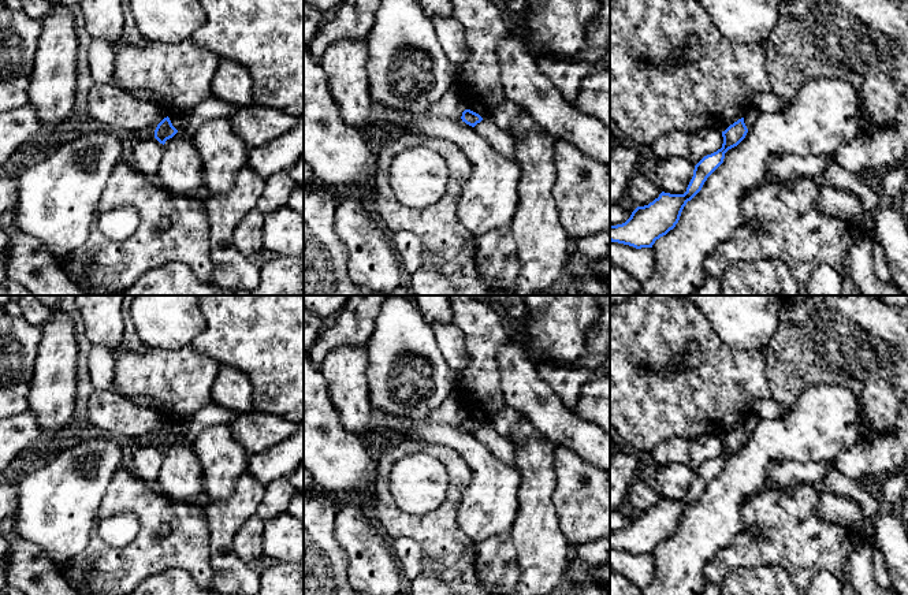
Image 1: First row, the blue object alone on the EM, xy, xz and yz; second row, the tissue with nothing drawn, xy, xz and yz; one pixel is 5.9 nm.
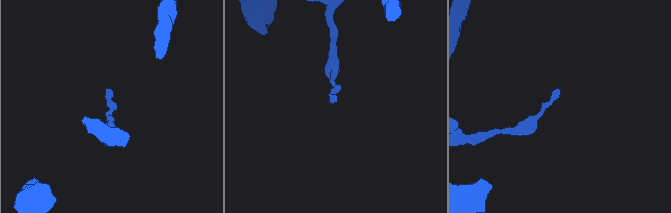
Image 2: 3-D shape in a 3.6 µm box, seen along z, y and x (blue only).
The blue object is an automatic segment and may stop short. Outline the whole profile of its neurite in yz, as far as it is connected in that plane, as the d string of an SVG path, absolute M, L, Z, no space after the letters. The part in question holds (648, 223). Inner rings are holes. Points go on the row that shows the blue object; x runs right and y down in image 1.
M744 118L730 124L722 131L722 148L704 156L695 166L693 176L684 194L662 191L648 205L637 207L625 223L610 226L610 241L636 249L652 248L656 239L676 227L686 202L702 190L707 178L723 163L725 153L737 146L747 133Z

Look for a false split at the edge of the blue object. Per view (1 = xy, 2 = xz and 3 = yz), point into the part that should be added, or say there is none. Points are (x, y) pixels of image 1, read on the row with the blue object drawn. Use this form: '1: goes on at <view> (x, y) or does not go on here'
1: does not go on here
2: does not go on here
3: does not go on here

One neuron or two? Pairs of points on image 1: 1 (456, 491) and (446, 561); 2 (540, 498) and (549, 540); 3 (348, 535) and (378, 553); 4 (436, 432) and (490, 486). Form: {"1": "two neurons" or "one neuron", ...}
{"1": "one neuron", "2": "one neuron", "3": "one neuron", "4": "one neuron"}

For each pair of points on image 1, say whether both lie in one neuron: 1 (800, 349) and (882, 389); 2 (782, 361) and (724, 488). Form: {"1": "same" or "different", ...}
{"1": "different", "2": "different"}

